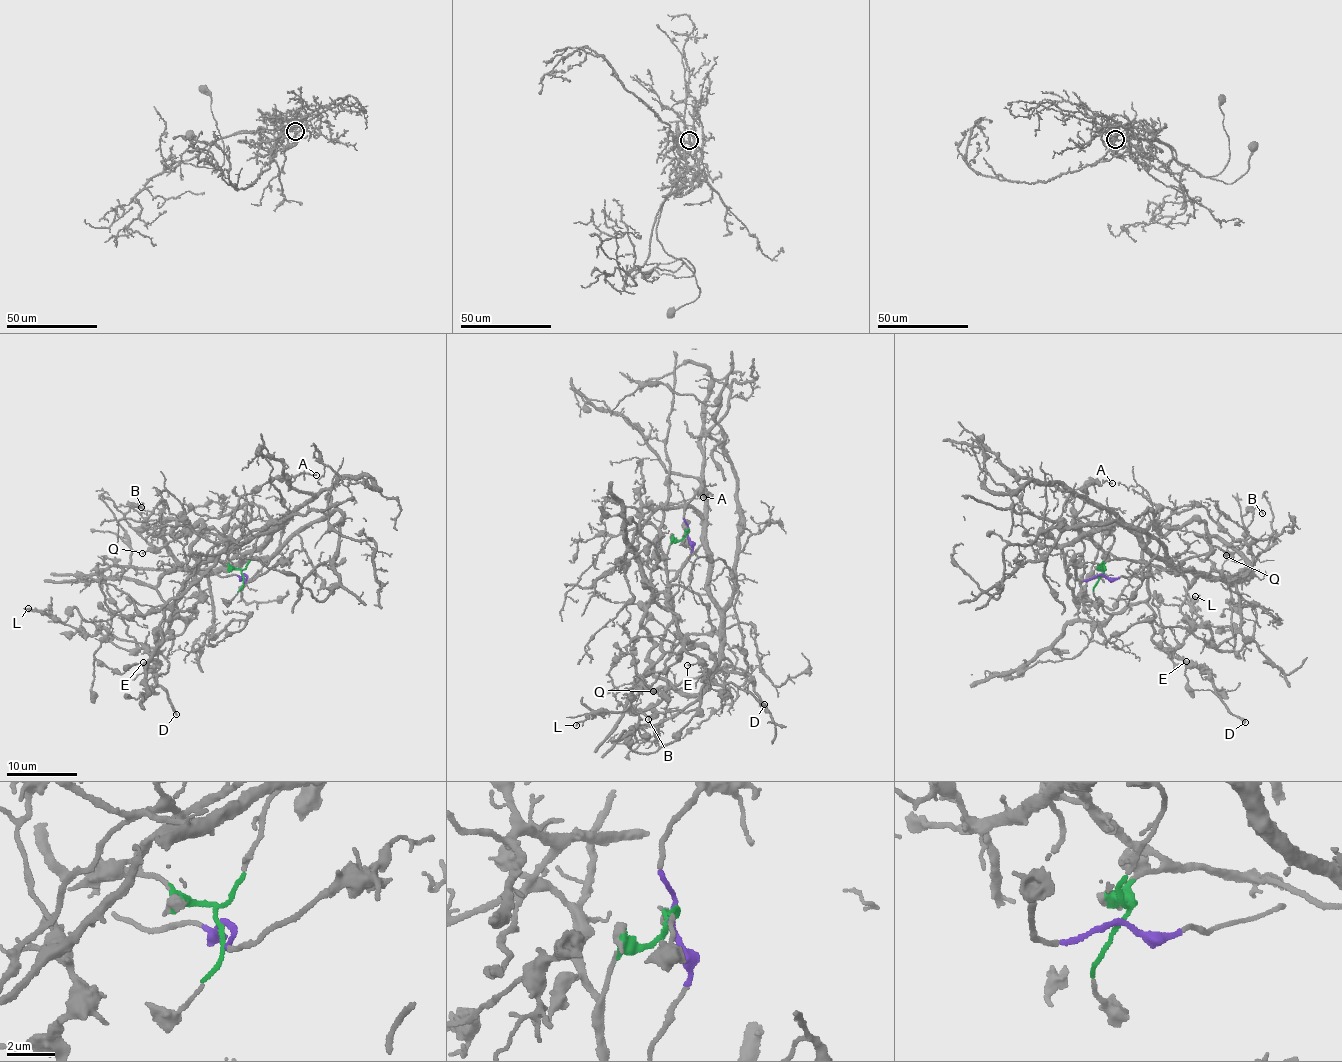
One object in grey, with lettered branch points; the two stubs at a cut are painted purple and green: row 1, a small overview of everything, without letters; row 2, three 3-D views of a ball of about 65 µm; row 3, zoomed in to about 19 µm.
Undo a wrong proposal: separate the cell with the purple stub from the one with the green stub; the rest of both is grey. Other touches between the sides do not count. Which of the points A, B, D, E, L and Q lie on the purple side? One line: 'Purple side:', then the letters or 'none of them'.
Purple side: D, E, L

